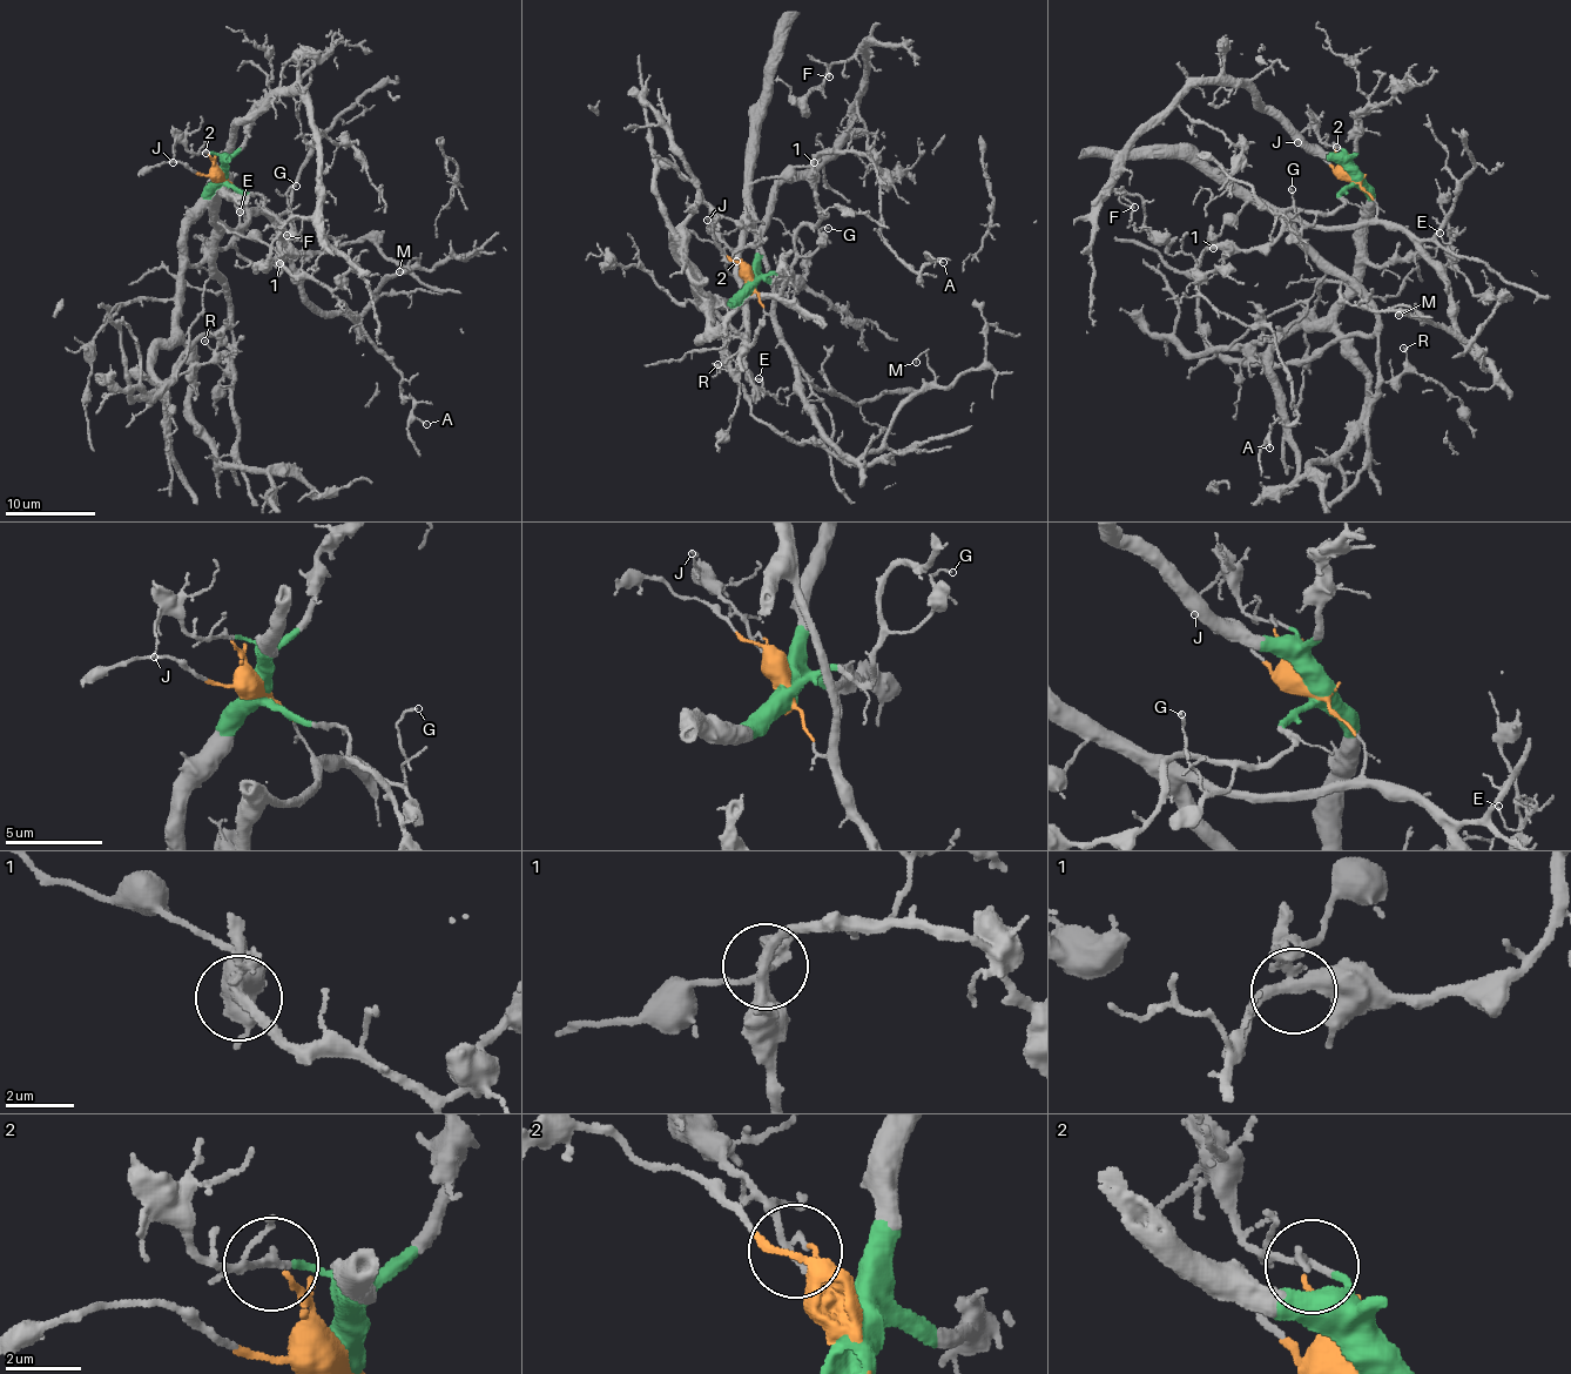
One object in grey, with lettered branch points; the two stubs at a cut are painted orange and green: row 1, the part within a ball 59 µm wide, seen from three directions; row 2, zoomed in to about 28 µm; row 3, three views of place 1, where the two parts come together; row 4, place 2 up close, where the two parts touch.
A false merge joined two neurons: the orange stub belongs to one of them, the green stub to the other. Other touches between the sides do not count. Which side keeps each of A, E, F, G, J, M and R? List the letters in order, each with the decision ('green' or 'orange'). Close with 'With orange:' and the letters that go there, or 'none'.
A: green
E: green
F: green
G: green
J: green
M: orange
R: orange
With orange: M, R

